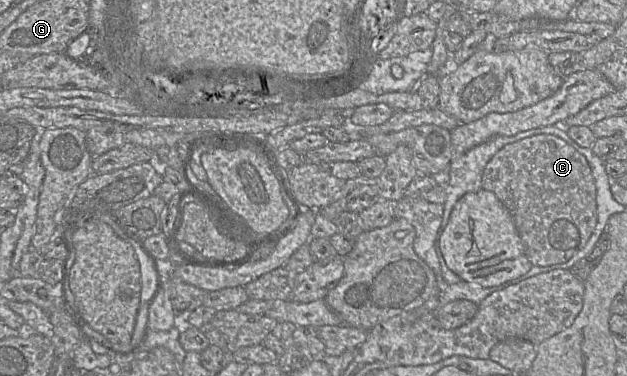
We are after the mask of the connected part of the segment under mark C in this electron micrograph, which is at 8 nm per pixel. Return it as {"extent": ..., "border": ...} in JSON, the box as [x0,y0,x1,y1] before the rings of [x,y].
{"extent":[482,134,596,266],"border":[[[538,134],[505,145],[485,166],[482,188],[493,192],[511,213],[533,266],[568,261],[586,245],[596,227],[596,185],[589,163],[574,147],[557,136]]]}

